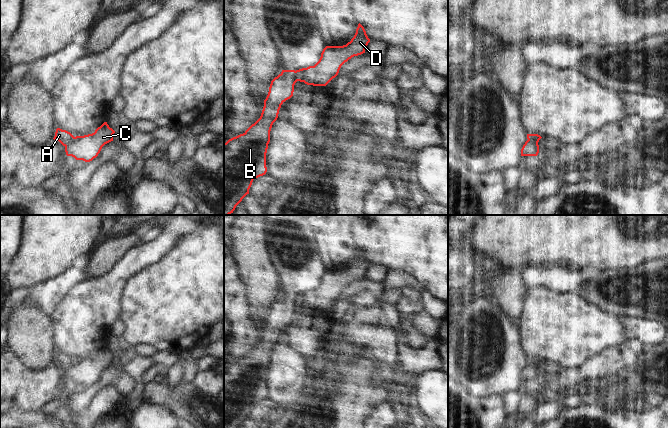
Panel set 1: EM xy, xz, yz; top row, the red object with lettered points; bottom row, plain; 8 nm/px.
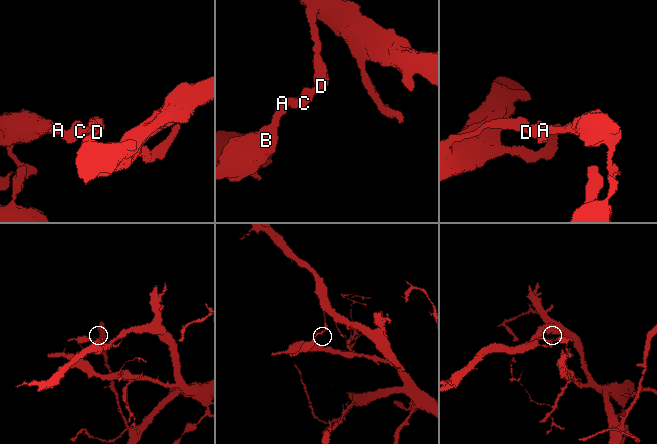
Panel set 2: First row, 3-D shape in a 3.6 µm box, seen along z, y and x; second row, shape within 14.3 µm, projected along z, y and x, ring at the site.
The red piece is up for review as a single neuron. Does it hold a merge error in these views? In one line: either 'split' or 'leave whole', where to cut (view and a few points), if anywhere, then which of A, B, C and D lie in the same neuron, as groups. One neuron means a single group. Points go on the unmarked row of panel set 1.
split | xy (74, 361), (65, 371) | A B / C D

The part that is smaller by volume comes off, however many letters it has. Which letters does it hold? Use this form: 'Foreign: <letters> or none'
Foreign: A, B

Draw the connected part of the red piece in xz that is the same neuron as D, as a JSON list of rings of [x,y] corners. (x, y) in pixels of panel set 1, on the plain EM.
[[[359,247],[354,261],[346,269],[326,270],[314,290],[296,294],[297,304],[307,309],[326,310],[338,299],[345,286],[365,277],[369,266],[364,251]]]

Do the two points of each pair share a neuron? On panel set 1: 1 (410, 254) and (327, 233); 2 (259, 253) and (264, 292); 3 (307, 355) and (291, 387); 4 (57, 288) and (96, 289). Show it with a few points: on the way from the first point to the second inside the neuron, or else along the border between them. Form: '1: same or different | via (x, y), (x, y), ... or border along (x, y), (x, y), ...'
1: same | via (389, 234), (348, 233)
2: same | via (259, 263), (259, 275), (262, 282)
3: different | border along (286, 344), (294, 349), (303, 361)
4: different | border along (87, 277), (78, 282), (57, 307)

